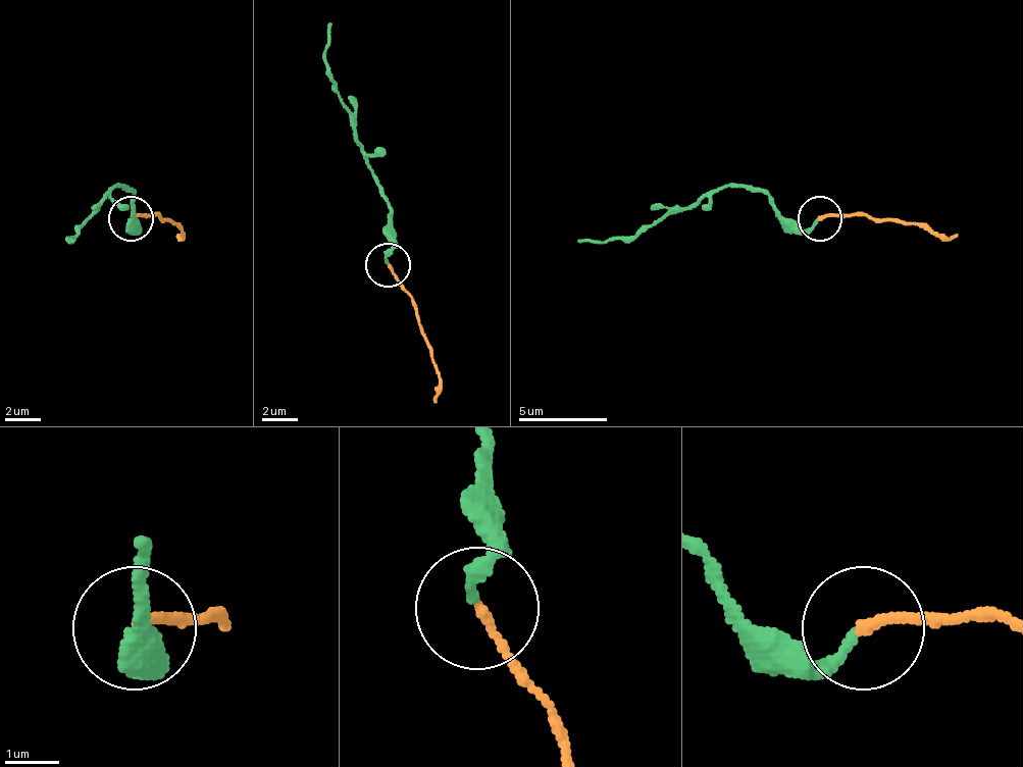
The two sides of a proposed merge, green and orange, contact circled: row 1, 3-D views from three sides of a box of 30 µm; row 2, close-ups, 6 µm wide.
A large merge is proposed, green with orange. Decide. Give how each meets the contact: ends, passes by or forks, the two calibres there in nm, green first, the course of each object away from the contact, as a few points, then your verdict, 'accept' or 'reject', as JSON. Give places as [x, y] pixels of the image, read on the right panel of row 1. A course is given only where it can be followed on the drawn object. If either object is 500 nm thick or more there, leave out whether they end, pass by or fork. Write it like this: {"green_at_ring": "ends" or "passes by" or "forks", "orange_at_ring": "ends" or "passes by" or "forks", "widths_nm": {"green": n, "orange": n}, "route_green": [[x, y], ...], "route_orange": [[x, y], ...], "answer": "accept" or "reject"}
{"green_at_ring": "ends", "orange_at_ring": "ends", "widths_nm": {"green": 200, "orange": 170}, "route_green": [[819, 221], [797, 231], [765, 195], [721, 186], [619, 240], [579, 244]], "route_orange": [[819, 217], [899, 221], [925, 231], [956, 235]], "answer": "accept"}

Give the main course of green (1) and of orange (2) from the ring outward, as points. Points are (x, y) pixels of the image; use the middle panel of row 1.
1: (389, 264), (393, 242), (393, 210), (326, 64), (330, 24)
2: (389, 264), (428, 344), (438, 370), (433, 401)

